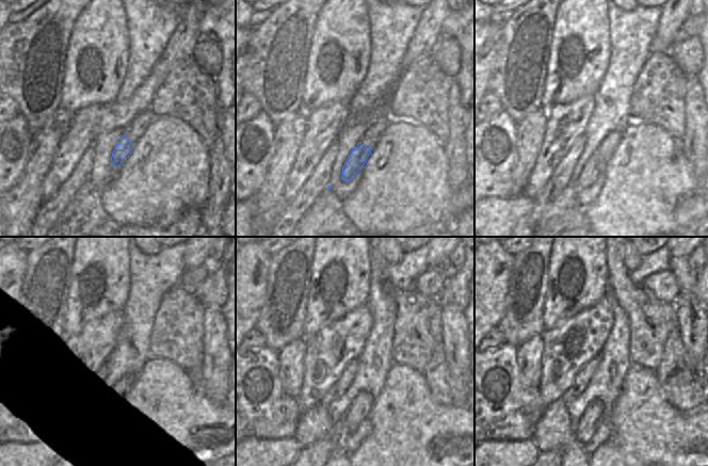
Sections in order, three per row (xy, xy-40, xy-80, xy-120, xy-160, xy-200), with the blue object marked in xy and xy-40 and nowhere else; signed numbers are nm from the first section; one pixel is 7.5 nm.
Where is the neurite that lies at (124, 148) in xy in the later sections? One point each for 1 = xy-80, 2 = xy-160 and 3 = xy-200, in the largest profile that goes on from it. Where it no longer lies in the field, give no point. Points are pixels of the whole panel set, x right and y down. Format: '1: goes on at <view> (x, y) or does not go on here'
1: goes on at xy-80 (566, 199)
2: goes on at xy-160 (318, 453)
3: goes on at xy-200 (552, 453)

